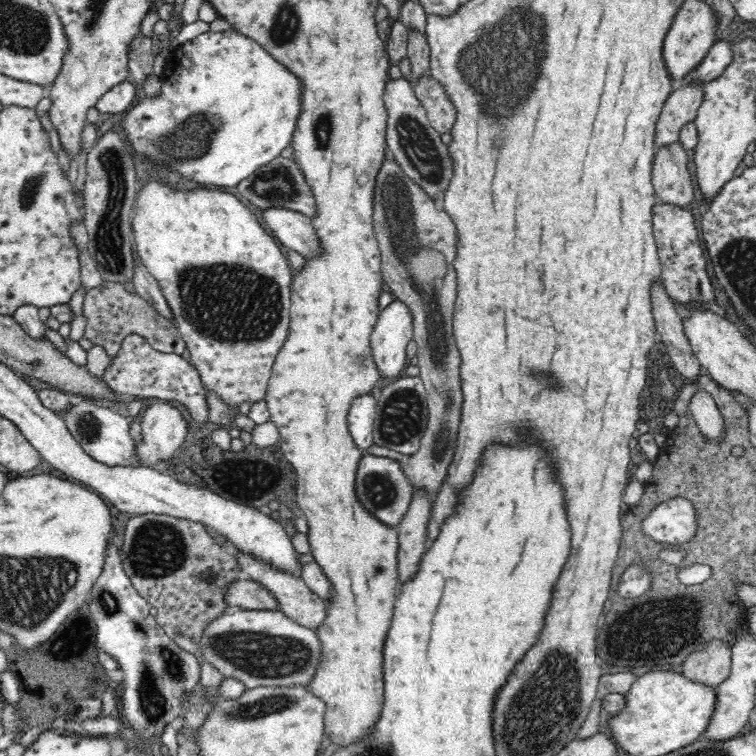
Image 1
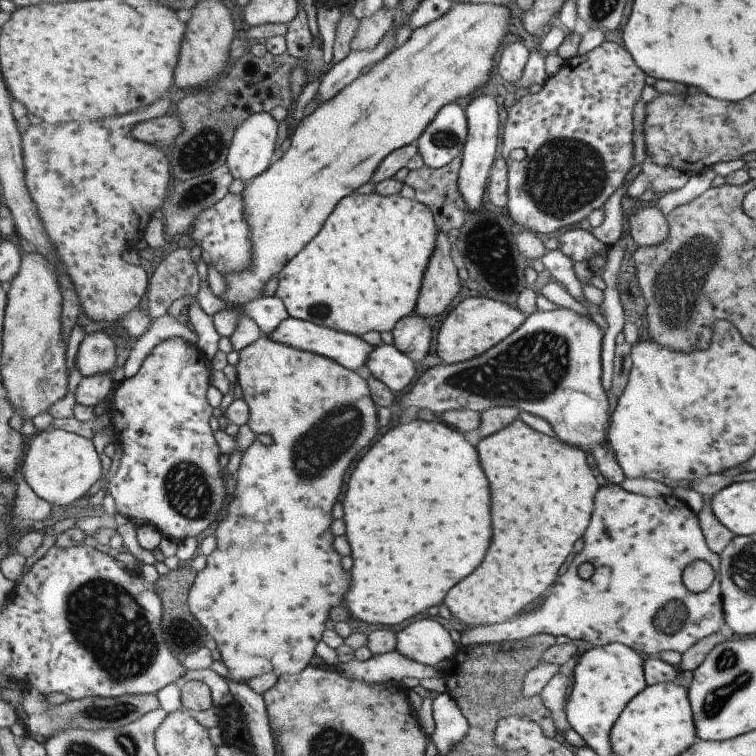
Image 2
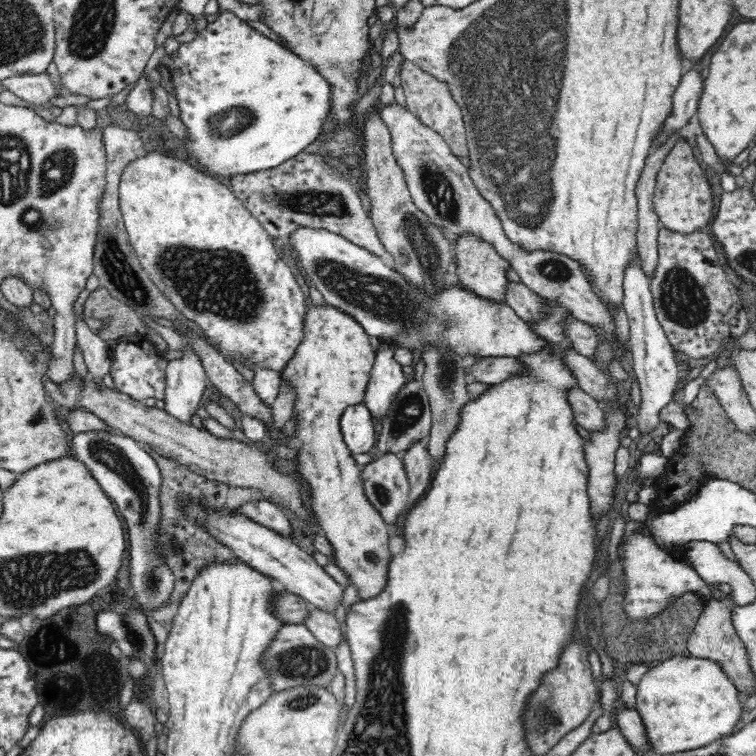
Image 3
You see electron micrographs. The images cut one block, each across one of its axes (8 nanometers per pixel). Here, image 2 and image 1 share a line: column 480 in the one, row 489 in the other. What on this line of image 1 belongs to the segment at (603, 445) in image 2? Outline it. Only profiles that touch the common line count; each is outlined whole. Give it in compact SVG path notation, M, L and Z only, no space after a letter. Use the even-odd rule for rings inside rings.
M376 455L363 456L356 474L356 495L360 503L378 520L396 528L411 501L413 486L404 474L399 462L388 457Z

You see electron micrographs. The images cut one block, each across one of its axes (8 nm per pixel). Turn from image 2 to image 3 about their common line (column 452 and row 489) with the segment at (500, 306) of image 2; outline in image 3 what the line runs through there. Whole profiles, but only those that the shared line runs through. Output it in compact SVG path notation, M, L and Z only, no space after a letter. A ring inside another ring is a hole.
M312 303L307 307L307 327L304 328L304 335L306 335L306 338L304 338L303 344L300 344L298 350L295 352L294 358L290 359L286 364L286 367L281 371L281 379L284 379L284 381L290 381L290 383L296 387L296 393L298 393L298 400L296 400L296 406L294 406L293 416L296 419L297 424L295 432L296 435L298 435L298 439L300 439L300 445L302 445L302 448L298 448L297 452L293 453L291 456L296 462L297 470L300 472L300 475L308 484L308 488L310 490L310 505L314 515L316 516L318 526L320 526L320 528L326 532L327 540L332 546L333 552L331 558L329 559L340 569L342 569L348 578L350 578L350 582L356 587L361 601L370 600L370 598L373 598L373 596L376 596L382 589L384 589L385 582L388 578L387 564L390 560L391 554L388 550L389 536L388 528L386 527L387 522L381 517L381 514L373 507L373 504L365 495L361 477L362 469L357 466L351 452L345 447L340 432L339 420L346 408L356 404L363 404L363 398L365 397L365 392L367 391L371 371L375 366L376 353L373 350L369 341L369 336L364 332L364 329L354 319L342 314L339 310L332 308L327 303L322 306Z

